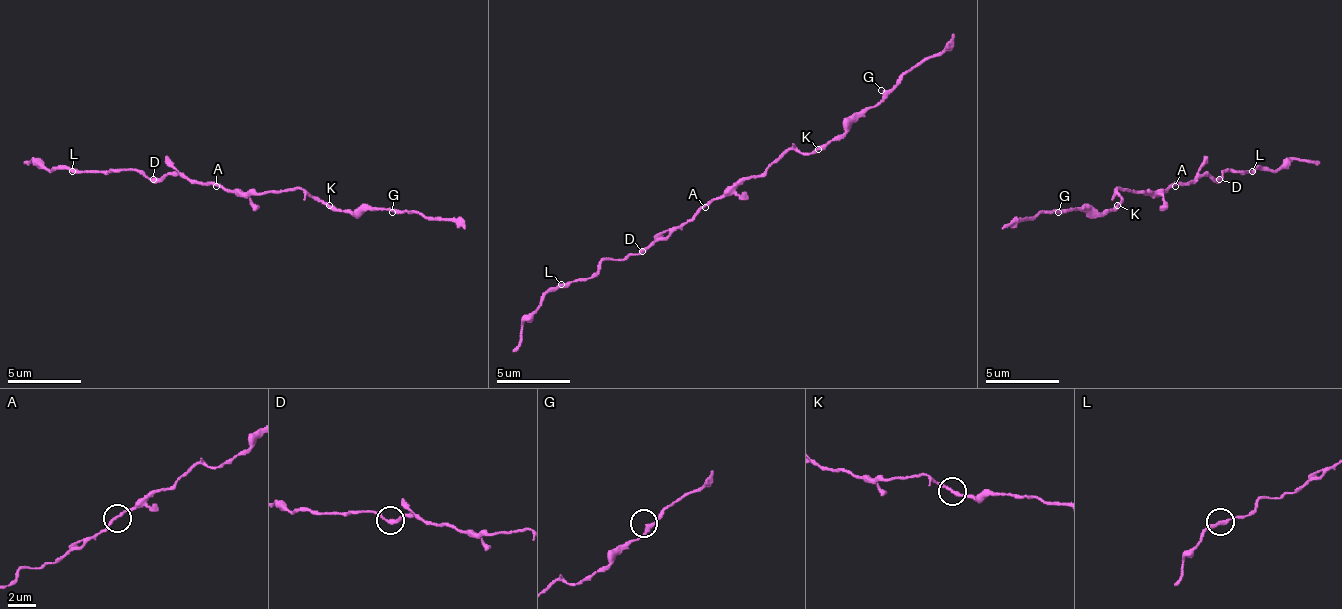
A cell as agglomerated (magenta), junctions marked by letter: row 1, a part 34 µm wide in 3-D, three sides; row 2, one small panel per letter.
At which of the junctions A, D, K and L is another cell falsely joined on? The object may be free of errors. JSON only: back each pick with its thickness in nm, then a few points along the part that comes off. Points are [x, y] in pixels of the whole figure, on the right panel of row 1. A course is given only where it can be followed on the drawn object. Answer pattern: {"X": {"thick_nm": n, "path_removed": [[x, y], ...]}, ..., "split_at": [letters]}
{"split_at": []}

